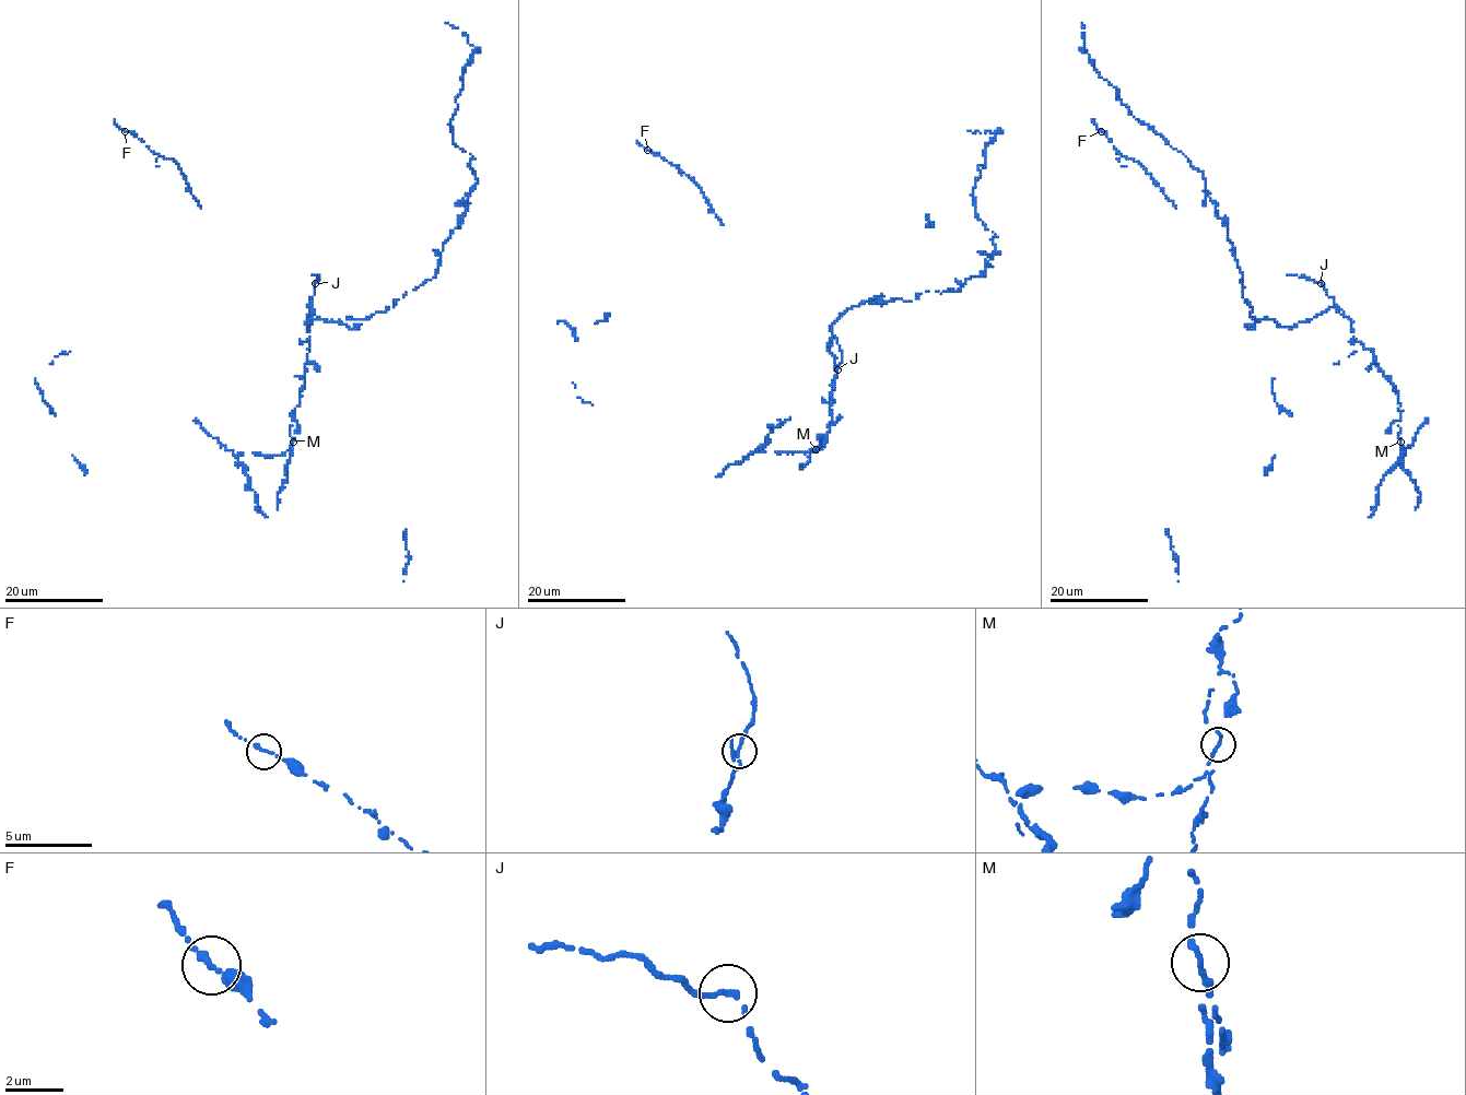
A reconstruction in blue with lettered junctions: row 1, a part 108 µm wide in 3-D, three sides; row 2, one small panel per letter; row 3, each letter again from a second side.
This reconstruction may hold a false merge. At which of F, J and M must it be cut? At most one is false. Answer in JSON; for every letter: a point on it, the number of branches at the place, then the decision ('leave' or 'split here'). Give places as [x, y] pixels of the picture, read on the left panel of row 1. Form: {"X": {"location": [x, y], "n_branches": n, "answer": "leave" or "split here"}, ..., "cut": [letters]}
{"F": {"location": [125, 131], "n_branches": 1, "answer": "leave"}, "J": {"location": [315, 283], "n_branches": 1, "answer": "leave"}, "M": {"location": [293, 442], "n_branches": 1, "answer": "split here"}, "cut": ["M"]}

